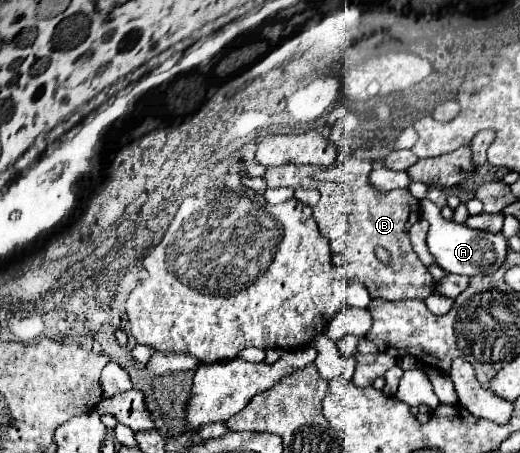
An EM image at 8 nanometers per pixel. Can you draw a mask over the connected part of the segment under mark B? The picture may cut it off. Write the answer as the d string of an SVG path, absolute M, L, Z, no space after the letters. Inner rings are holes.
M339 159L343 163L343 181L317 181L313 179L313 173L305 173L305 187L321 191L319 203L313 207L313 215L319 223L321 233L329 239L331 251L335 255L343 257L343 268L348 279L357 279L367 287L373 299L427 299L431 293L435 293L435 279L427 271L427 267L419 261L415 255L411 241L409 241L409 229L419 219L419 201L407 191L407 189L393 189L385 195L377 195L371 191L359 191L359 183L369 183L369 173L373 169L371 159ZM383 247L389 251L391 259L389 263L383 263L377 259L375 251ZM401 251L407 253L405 259L401 259Z

